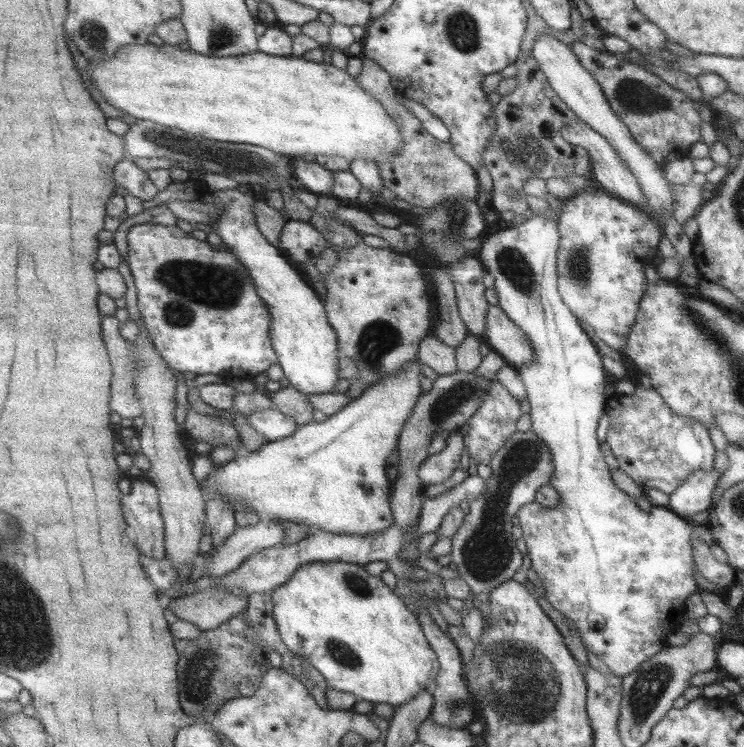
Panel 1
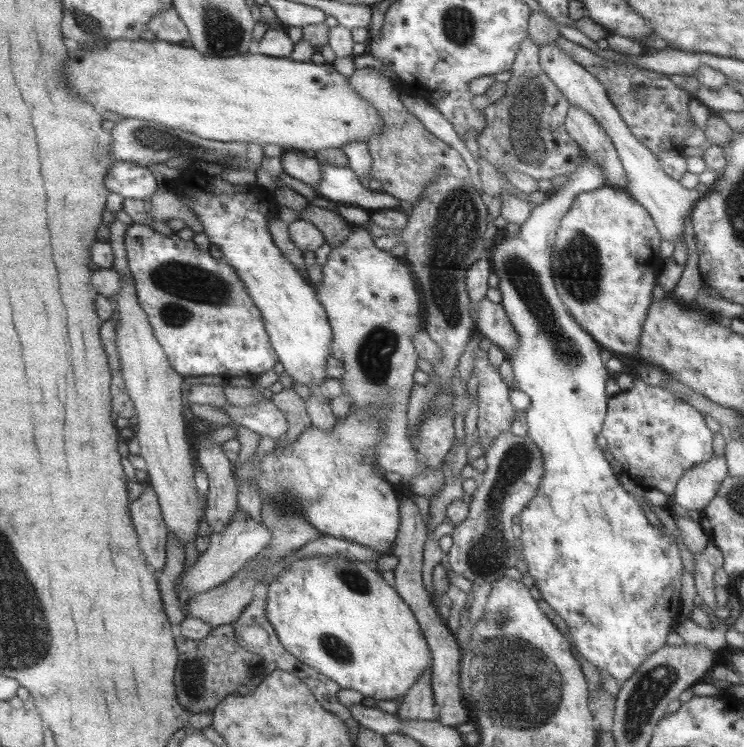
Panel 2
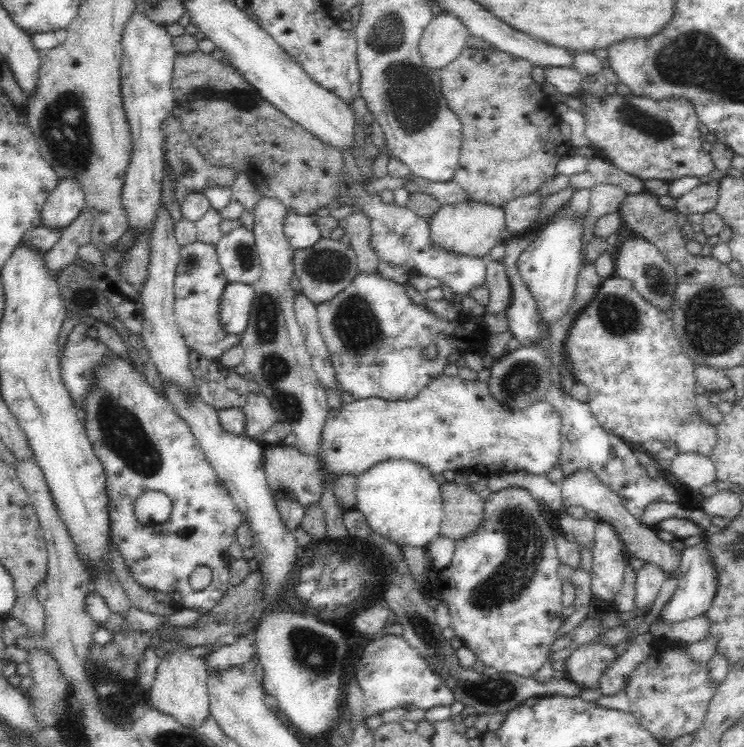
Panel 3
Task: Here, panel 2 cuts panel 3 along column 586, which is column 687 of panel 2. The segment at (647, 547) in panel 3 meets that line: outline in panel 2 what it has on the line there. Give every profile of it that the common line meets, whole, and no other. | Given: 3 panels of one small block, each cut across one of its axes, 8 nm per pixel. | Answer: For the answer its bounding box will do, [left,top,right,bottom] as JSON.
[671,456,727,513]

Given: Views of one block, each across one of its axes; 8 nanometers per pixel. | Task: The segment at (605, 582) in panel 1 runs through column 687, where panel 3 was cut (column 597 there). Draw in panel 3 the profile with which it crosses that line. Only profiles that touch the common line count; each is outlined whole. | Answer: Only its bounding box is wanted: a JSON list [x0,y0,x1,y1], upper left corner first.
[592,522,628,601]

